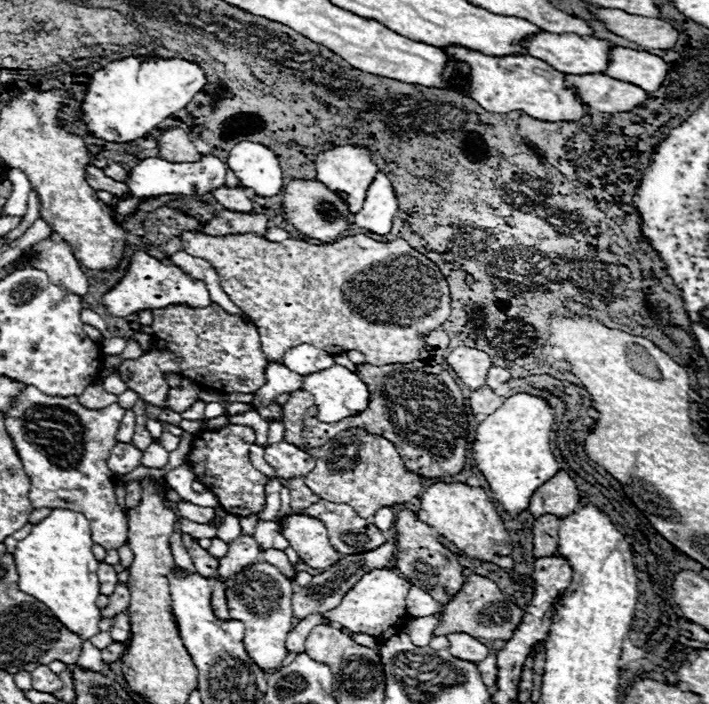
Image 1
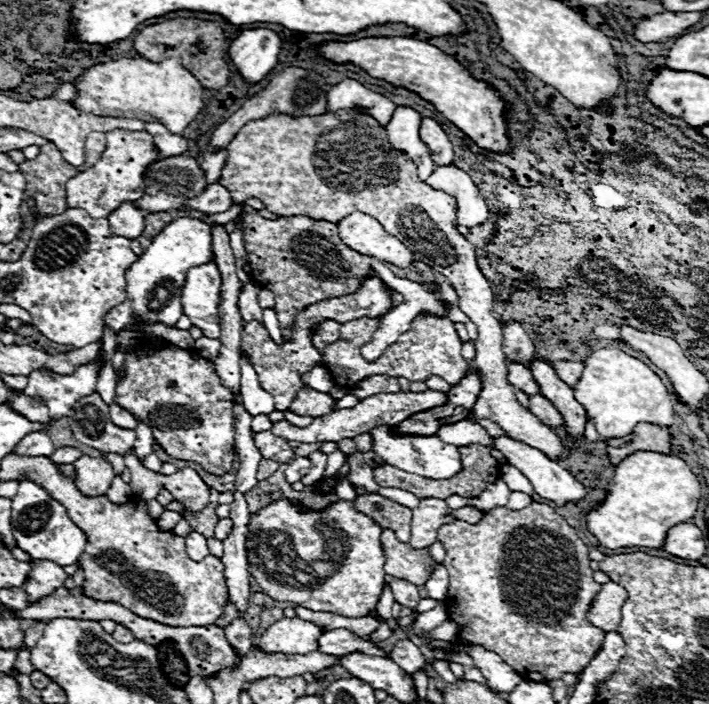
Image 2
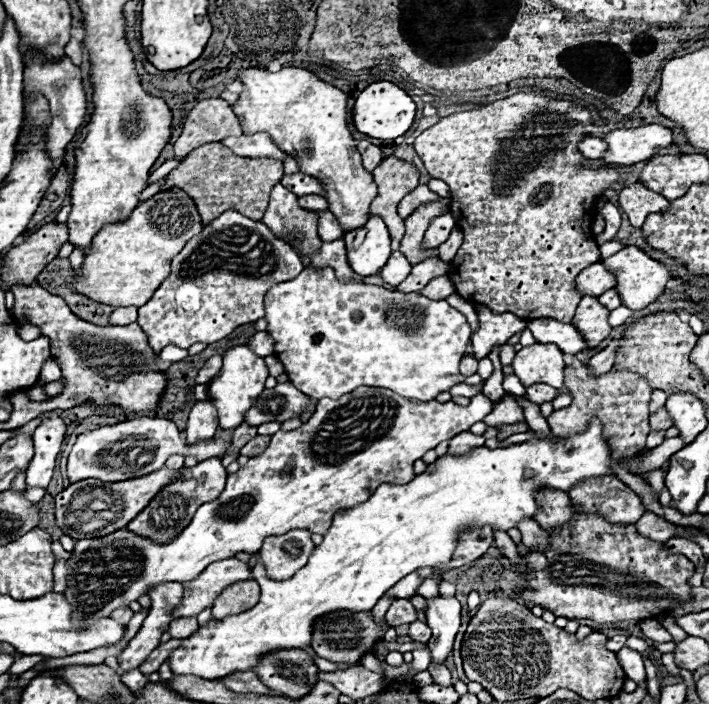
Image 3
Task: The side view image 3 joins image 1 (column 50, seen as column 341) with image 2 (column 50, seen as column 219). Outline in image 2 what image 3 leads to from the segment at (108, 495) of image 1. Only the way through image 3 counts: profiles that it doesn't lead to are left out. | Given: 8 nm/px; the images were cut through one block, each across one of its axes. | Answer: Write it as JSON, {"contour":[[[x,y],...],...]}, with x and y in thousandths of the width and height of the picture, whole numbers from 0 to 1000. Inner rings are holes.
{"contour":[[[31,685],[25,702],[17,707],[17,759],[23,776],[34,781],[45,798],[71,795],[85,804],[107,801],[121,776],[116,753],[96,736],[93,722],[82,716],[76,707],[71,707],[48,685]]]}

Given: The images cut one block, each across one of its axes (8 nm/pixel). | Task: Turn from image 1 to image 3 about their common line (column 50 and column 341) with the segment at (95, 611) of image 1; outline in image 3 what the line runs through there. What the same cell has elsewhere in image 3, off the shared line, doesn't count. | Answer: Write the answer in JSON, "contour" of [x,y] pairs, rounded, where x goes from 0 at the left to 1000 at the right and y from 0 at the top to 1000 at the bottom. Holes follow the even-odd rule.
{"contour":[[[835,597],[835,602],[824,616],[812,616],[807,622],[781,622],[781,625],[756,622],[753,628],[700,636],[700,639],[680,634],[652,651],[629,645],[615,653],[615,670],[590,673],[578,688],[570,690],[539,688],[516,713],[488,722],[485,727],[474,727],[468,736],[468,747],[457,759],[457,767],[443,778],[440,790],[434,793],[434,801],[423,807],[409,824],[398,824],[398,827],[381,824],[375,821],[375,813],[361,801],[355,815],[370,835],[367,855],[341,872],[319,875],[313,881],[296,881],[293,886],[271,898],[265,906],[257,906],[254,918],[237,932],[240,952],[245,957],[271,957],[288,966],[310,966],[333,955],[358,952],[358,946],[364,946],[364,938],[372,929],[389,923],[434,920],[440,912],[446,878],[480,866],[499,869],[499,872],[522,869],[530,861],[530,855],[542,847],[542,841],[550,838],[573,815],[590,807],[601,807],[601,804],[609,807],[612,801],[635,798],[640,776],[646,770],[649,750],[663,750],[663,747],[697,747],[705,753],[725,750],[731,739],[736,739],[739,733],[750,736],[756,730],[759,716],[753,710],[753,699],[762,690],[798,699],[815,682],[841,679],[841,676],[866,676],[860,670],[860,656],[869,656],[894,673],[897,659],[908,645],[914,645],[914,639],[906,639],[891,651],[866,653],[849,622],[846,597]],[[742,665],[753,668],[753,676],[748,682],[739,682]]]}

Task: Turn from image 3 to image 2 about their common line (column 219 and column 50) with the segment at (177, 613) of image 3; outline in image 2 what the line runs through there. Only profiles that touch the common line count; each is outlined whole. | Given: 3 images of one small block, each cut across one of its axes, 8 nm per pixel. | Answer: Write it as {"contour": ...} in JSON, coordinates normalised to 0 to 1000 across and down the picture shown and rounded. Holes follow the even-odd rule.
{"contour":[[[56,795],[56,798],[45,801],[42,824],[37,824],[37,830],[31,835],[42,847],[42,858],[45,858],[45,855],[54,855],[54,852],[71,847],[71,841],[79,841],[85,832],[90,832],[93,821],[96,818],[87,810],[87,804],[82,804],[71,795]]]}

